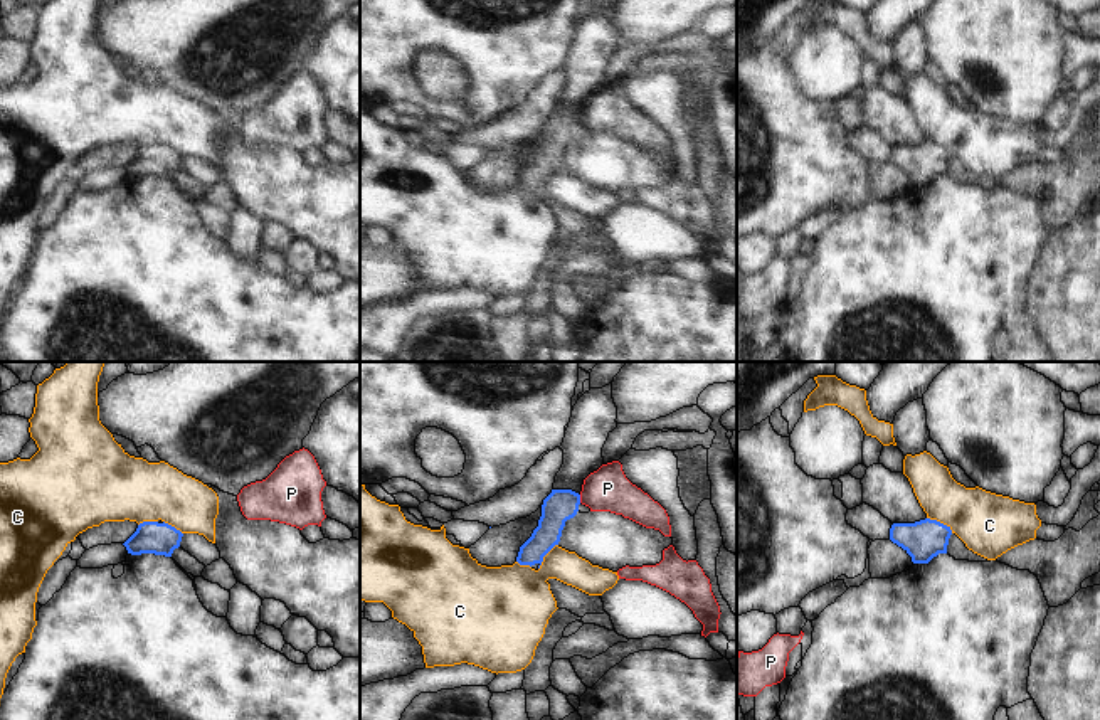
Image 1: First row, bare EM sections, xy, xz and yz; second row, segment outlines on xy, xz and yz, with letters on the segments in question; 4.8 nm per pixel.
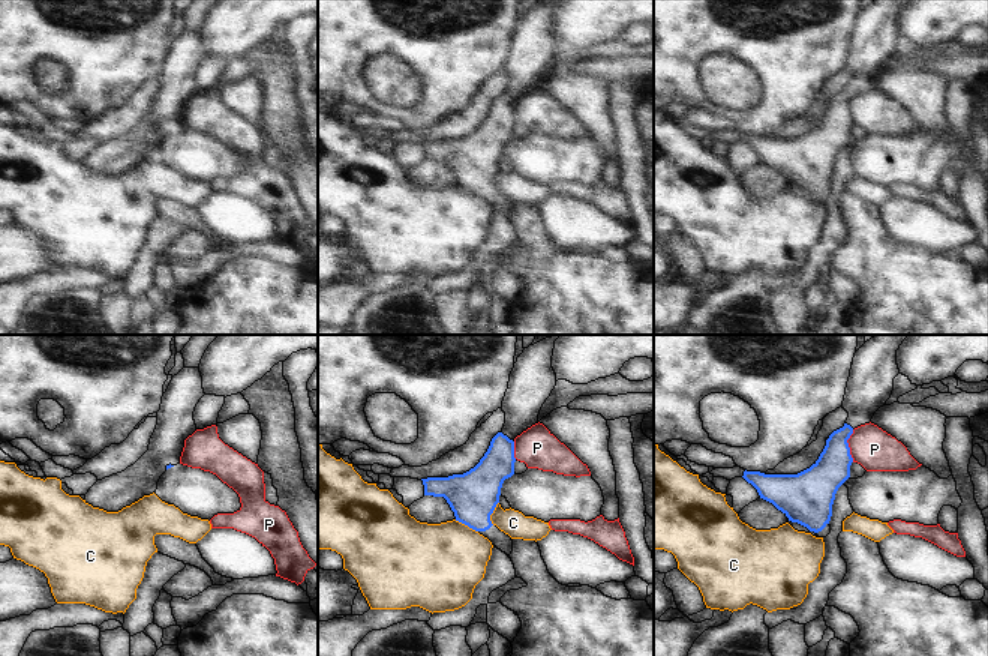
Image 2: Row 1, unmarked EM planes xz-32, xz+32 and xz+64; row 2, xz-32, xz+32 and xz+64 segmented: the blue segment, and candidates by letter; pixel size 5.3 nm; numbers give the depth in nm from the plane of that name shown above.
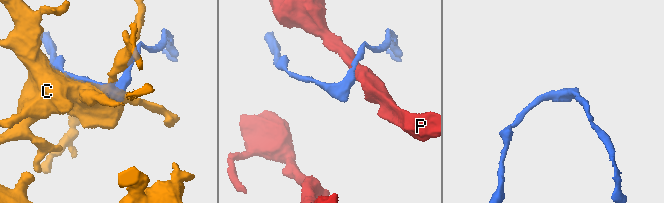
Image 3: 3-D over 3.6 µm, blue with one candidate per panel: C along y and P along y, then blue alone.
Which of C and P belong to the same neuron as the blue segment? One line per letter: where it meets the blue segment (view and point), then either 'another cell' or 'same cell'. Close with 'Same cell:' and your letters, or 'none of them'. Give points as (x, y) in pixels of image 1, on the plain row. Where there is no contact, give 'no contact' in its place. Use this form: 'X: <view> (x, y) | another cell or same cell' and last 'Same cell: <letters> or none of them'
C: yz (939, 145) | another cell
P: xz (579, 121) | another cell
Same cell: none of them

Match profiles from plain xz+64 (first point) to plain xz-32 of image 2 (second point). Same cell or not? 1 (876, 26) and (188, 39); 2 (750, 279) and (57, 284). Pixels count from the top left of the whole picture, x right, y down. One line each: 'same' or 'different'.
1: same
2: different

